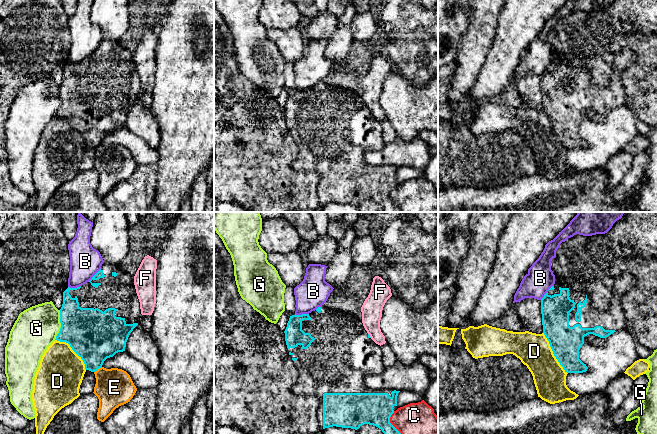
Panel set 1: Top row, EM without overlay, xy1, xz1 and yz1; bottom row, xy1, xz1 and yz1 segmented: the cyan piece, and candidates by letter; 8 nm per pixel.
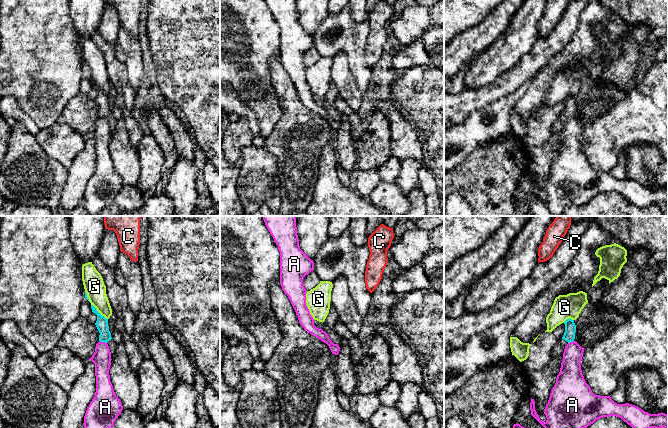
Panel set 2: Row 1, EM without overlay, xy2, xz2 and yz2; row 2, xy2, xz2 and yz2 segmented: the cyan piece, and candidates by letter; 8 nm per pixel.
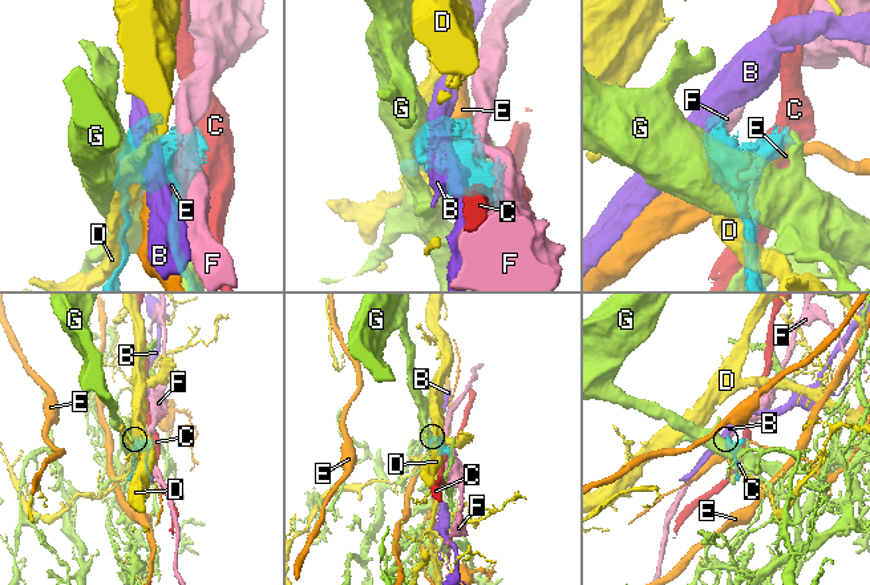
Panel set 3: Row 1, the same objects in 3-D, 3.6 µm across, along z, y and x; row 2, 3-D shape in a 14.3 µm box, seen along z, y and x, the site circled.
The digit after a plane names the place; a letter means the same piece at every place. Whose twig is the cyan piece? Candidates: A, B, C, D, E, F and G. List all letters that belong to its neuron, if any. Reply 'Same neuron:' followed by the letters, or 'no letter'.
Same neuron: no letter

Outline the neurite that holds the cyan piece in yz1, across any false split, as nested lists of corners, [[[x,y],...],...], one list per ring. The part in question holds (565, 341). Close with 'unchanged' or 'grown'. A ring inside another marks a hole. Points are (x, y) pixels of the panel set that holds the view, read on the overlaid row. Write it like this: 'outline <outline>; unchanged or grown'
outline [[[631,274],[618,275],[613,286],[609,307],[604,312],[596,310],[585,293],[571,290],[564,285],[554,285],[544,295],[541,299],[543,333],[565,372],[583,373],[587,371],[588,367],[579,359],[579,350],[584,344],[585,336],[593,334],[600,338],[606,338],[616,331],[628,327],[620,300],[635,284],[636,279]]]; grown

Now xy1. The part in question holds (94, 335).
outline [[[104,261],[89,282],[77,288],[68,287],[63,292],[61,328],[55,340],[68,343],[83,360],[85,369],[95,372],[107,358],[125,351],[128,337],[141,316],[134,277],[121,265],[114,266]]]; grown

